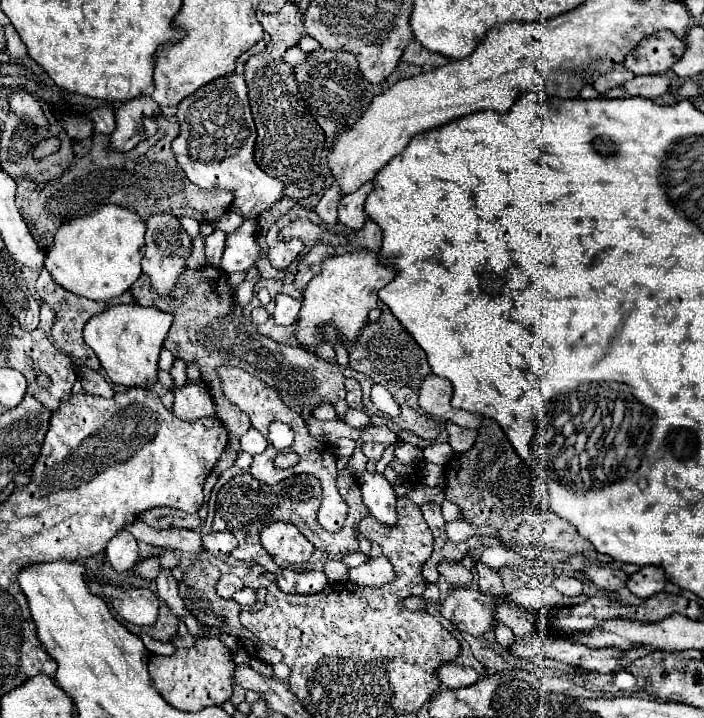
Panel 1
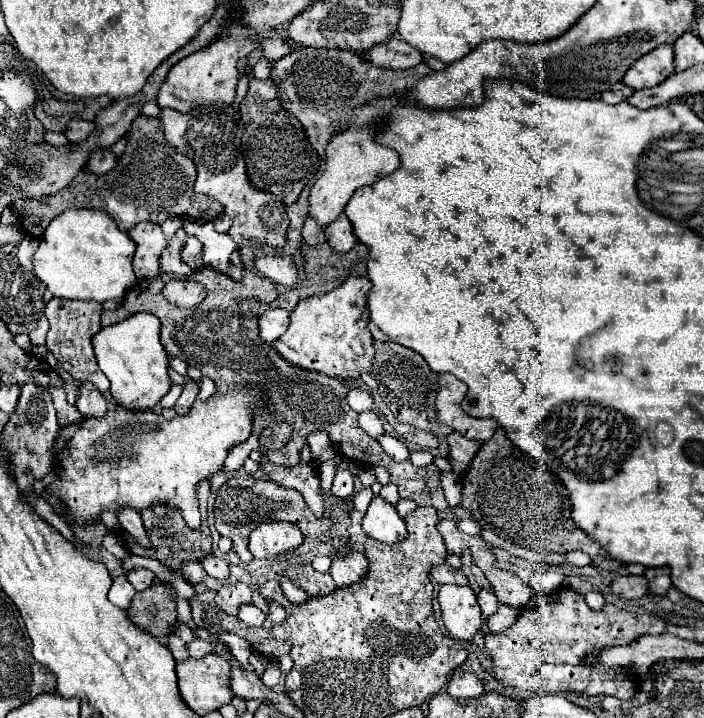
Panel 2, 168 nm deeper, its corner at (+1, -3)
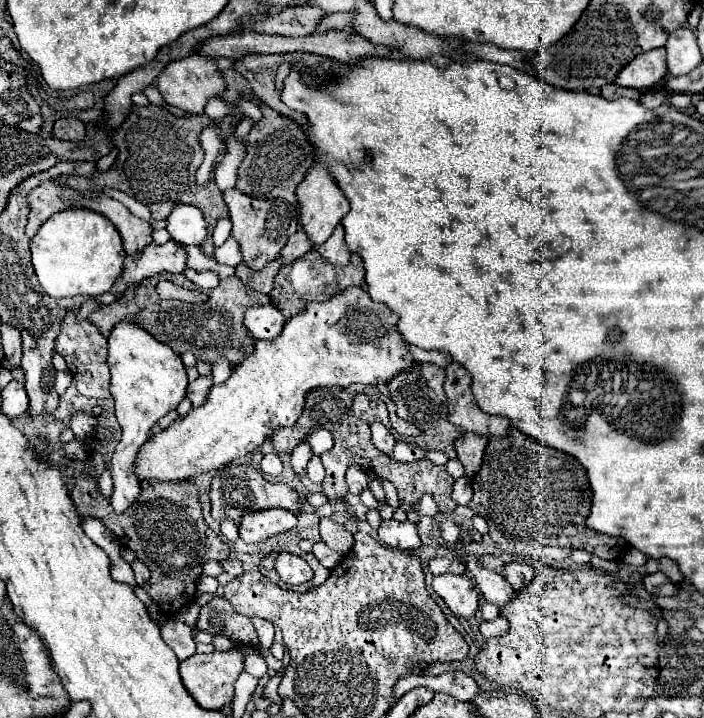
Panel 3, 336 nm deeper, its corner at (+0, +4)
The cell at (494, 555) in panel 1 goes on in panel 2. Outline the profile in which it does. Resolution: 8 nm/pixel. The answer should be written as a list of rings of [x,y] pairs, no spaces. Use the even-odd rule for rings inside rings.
[[[480,589],[480,591],[478,591],[478,603],[480,603],[480,607],[482,607],[484,617],[490,617],[492,611],[496,611],[496,607],[498,607],[496,595],[494,595],[492,591],[486,591],[486,589]]]

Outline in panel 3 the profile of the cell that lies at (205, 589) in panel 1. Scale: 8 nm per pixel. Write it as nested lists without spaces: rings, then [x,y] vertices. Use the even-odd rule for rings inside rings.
[[[215,596],[209,604],[201,608],[201,616],[197,622],[199,630],[205,630],[213,636],[227,636],[235,642],[253,648],[257,646],[257,632],[251,620],[243,614],[237,614],[231,604],[223,596]]]

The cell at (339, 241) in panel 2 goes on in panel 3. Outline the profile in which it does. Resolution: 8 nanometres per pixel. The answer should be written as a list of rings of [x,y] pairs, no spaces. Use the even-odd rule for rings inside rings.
[[[339,224],[339,226],[335,228],[335,232],[331,234],[331,238],[317,248],[317,252],[319,252],[327,262],[331,262],[333,266],[345,266],[345,264],[349,264],[349,256],[351,256],[351,254],[349,254],[349,250],[347,250],[343,238],[345,238],[345,232],[343,232],[343,226]]]

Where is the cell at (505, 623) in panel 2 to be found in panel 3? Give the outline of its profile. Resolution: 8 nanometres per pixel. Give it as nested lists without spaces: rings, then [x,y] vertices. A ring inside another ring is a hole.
[[[497,616],[491,622],[483,622],[479,626],[479,632],[483,634],[483,638],[497,638],[497,636],[503,636],[509,632],[509,622],[503,616]]]

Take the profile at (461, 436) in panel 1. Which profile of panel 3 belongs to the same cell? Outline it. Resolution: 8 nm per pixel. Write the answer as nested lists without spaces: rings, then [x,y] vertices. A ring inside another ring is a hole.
[[[463,434],[455,440],[455,450],[457,450],[457,458],[463,464],[463,468],[467,470],[465,476],[473,478],[479,468],[481,468],[481,458],[485,452],[489,438],[485,436],[477,436],[477,434]]]

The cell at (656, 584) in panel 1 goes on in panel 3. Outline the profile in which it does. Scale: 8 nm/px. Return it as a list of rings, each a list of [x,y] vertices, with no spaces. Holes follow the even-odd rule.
[[[661,558],[659,560],[659,570],[661,572],[665,572],[673,582],[683,582],[683,574],[679,572],[679,566],[673,562],[673,560],[669,560],[669,558]]]

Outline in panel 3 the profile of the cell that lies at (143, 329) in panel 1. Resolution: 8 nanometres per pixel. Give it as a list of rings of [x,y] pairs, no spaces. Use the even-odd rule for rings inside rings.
[[[119,322],[109,336],[109,368],[111,368],[111,394],[115,400],[115,416],[123,430],[121,440],[111,458],[113,494],[111,504],[117,512],[127,510],[139,494],[139,478],[135,476],[135,458],[139,446],[149,438],[151,426],[169,410],[175,410],[187,394],[185,366],[169,346],[153,340],[133,322]]]

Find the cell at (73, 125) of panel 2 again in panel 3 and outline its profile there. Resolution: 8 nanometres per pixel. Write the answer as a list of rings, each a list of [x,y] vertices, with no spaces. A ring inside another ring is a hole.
[[[59,118],[53,124],[53,138],[57,140],[69,140],[69,142],[79,142],[85,138],[85,126],[77,118]]]

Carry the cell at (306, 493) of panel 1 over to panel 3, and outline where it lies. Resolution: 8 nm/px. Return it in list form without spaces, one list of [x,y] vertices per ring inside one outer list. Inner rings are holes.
[[[233,464],[219,470],[217,476],[211,480],[209,498],[211,498],[211,514],[217,522],[221,522],[223,518],[233,518],[237,524],[245,514],[257,512],[263,508],[287,508],[291,512],[297,512],[301,506],[301,500],[291,486],[273,484],[265,480],[261,472],[257,472],[253,466],[247,466],[247,464]]]

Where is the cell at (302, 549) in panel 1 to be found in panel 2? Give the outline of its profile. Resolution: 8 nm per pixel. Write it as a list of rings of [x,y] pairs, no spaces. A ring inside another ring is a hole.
[[[272,521],[262,523],[250,533],[250,553],[258,559],[274,559],[280,553],[296,551],[304,543],[304,535],[294,523]]]

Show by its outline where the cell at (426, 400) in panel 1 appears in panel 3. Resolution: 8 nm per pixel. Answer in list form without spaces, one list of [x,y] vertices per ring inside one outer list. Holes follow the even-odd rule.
[[[457,362],[445,370],[445,394],[449,402],[449,420],[465,432],[473,432],[487,438],[505,438],[511,426],[509,418],[485,414],[471,392],[471,374]]]

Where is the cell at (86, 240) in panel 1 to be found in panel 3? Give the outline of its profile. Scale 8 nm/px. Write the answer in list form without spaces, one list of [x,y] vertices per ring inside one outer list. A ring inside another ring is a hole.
[[[63,210],[55,216],[51,216],[47,222],[43,222],[37,230],[37,234],[31,238],[31,264],[35,268],[35,274],[39,278],[41,288],[53,296],[53,298],[67,298],[67,296],[99,296],[103,292],[109,292],[119,274],[123,272],[123,260],[125,260],[125,250],[119,232],[115,226],[101,214],[93,210]]]

